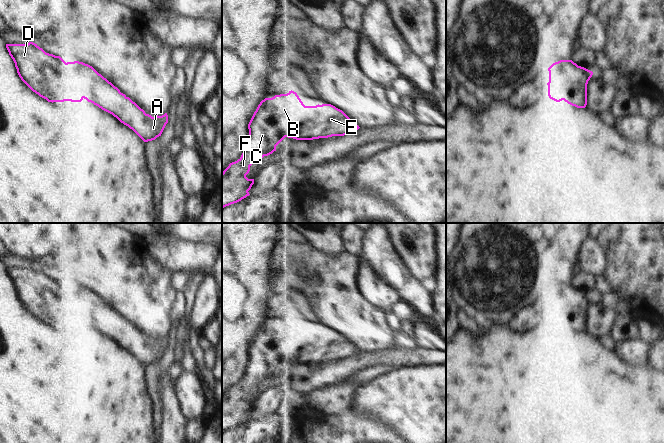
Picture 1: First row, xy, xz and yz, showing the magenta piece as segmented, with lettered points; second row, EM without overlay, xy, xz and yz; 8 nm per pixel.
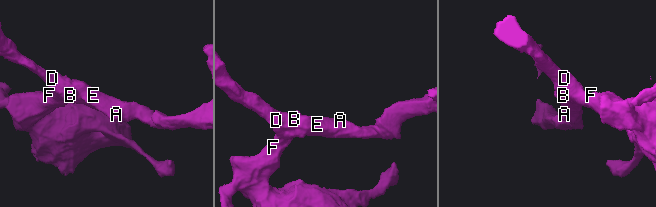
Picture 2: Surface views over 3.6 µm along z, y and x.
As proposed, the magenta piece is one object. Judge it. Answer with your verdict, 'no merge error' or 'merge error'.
no merge error

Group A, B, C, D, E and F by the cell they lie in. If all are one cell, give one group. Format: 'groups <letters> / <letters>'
groups A B C D E F

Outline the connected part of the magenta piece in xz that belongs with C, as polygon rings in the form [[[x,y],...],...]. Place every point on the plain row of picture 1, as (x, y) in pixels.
[[[292,314],[287,318],[265,322],[258,329],[248,348],[249,362],[241,381],[230,387],[222,396],[222,432],[237,427],[250,419],[248,415],[254,408],[254,403],[246,401],[250,390],[276,375],[276,370],[285,361],[296,364],[313,364],[344,360],[359,352],[342,334],[331,328],[305,330],[297,317]]]

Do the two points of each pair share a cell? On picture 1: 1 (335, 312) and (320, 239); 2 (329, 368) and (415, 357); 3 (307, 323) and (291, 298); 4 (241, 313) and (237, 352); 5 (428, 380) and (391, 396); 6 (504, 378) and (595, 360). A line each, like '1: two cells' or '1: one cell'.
1: two cells
2: one cell
3: one cell
4: one cell
5: one cell
6: one cell

